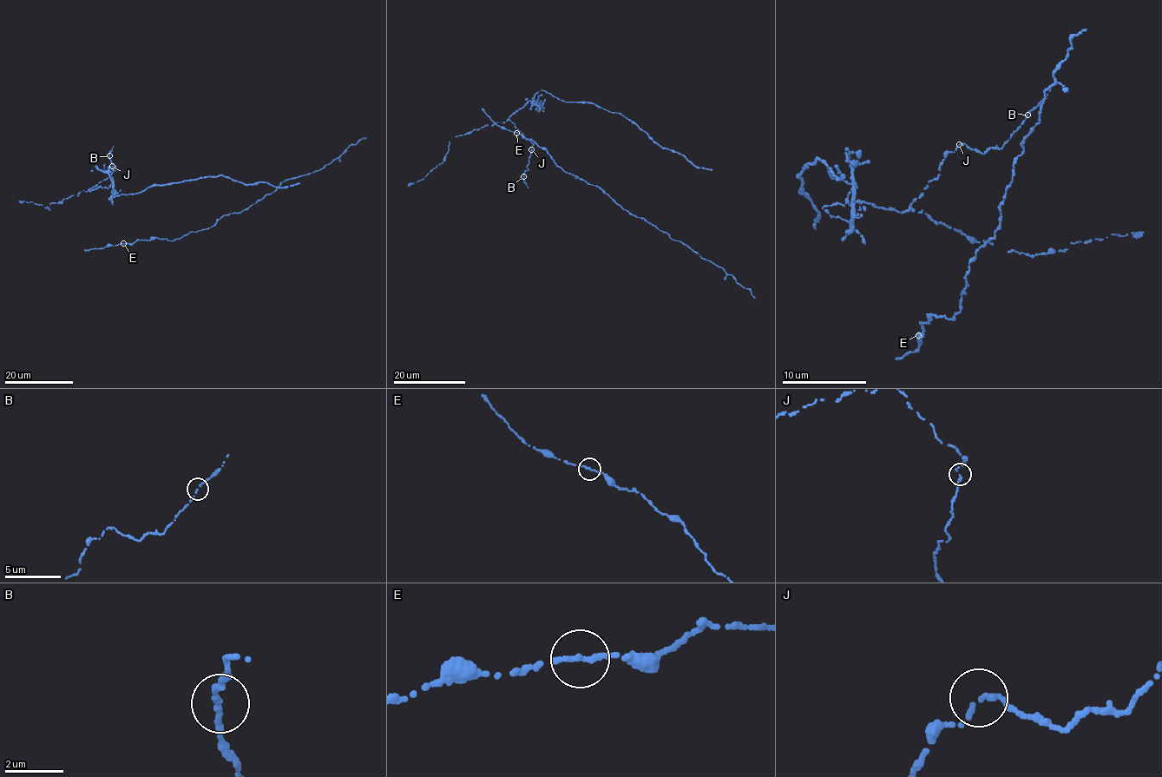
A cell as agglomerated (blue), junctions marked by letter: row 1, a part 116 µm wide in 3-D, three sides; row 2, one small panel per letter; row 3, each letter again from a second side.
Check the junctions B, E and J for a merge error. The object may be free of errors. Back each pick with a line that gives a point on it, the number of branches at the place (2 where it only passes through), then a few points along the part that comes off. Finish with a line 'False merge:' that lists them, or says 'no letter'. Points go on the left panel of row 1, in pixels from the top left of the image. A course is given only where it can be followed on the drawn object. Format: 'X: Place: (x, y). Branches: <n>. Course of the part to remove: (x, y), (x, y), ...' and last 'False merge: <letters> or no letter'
False merge: no letter

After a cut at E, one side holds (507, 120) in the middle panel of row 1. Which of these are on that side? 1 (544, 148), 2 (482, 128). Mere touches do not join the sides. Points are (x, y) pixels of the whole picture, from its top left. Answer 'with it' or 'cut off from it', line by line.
1: cut off from it
2: with it

